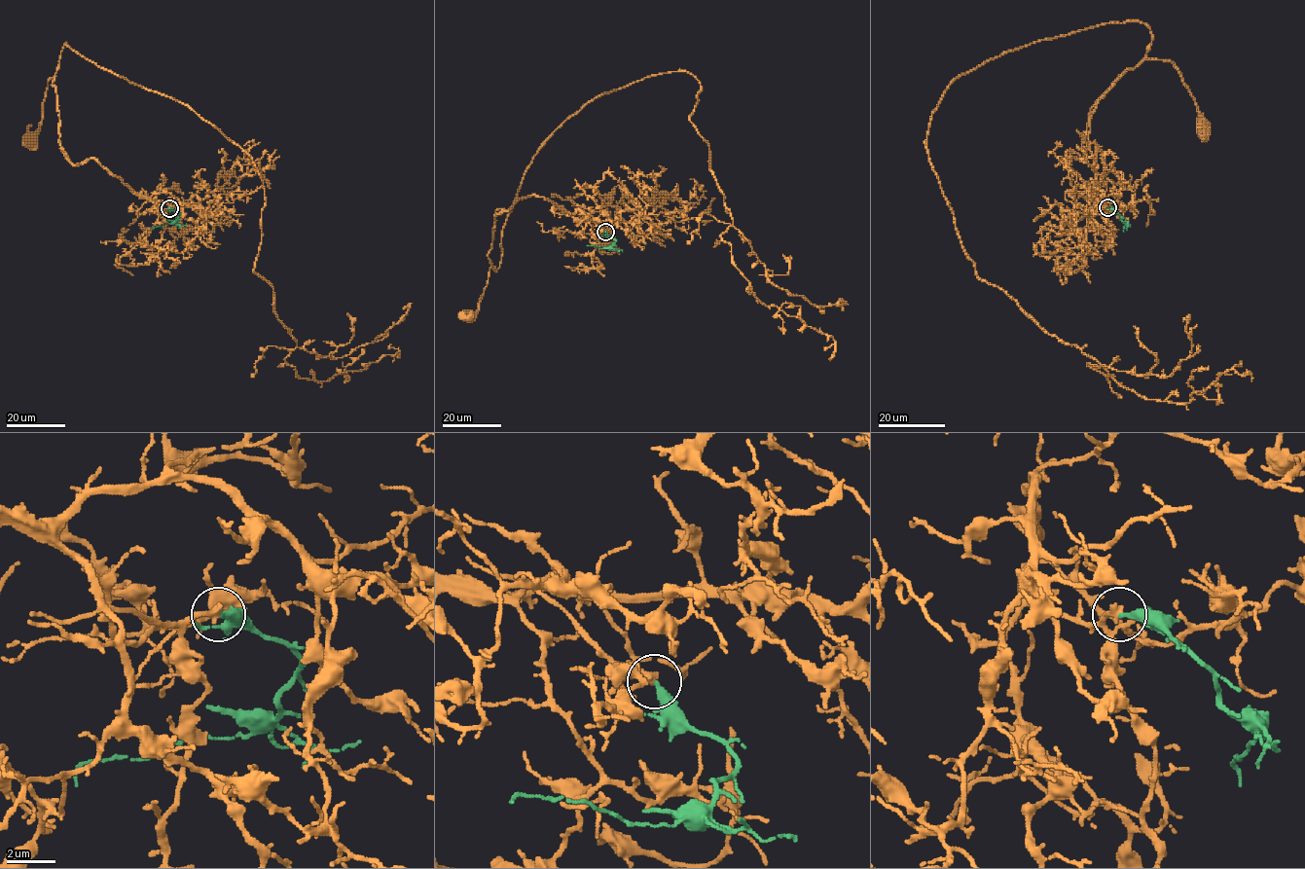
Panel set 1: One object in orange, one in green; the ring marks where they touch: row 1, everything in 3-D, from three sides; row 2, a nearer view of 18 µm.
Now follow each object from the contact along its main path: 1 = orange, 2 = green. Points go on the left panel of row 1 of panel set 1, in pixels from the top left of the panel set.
1: (168, 208), (138, 197), (94, 160), (73, 164), (67, 159), (54, 77), (29, 141)
2: (168, 208), (179, 214), (175, 222), (153, 227), (152, 230)

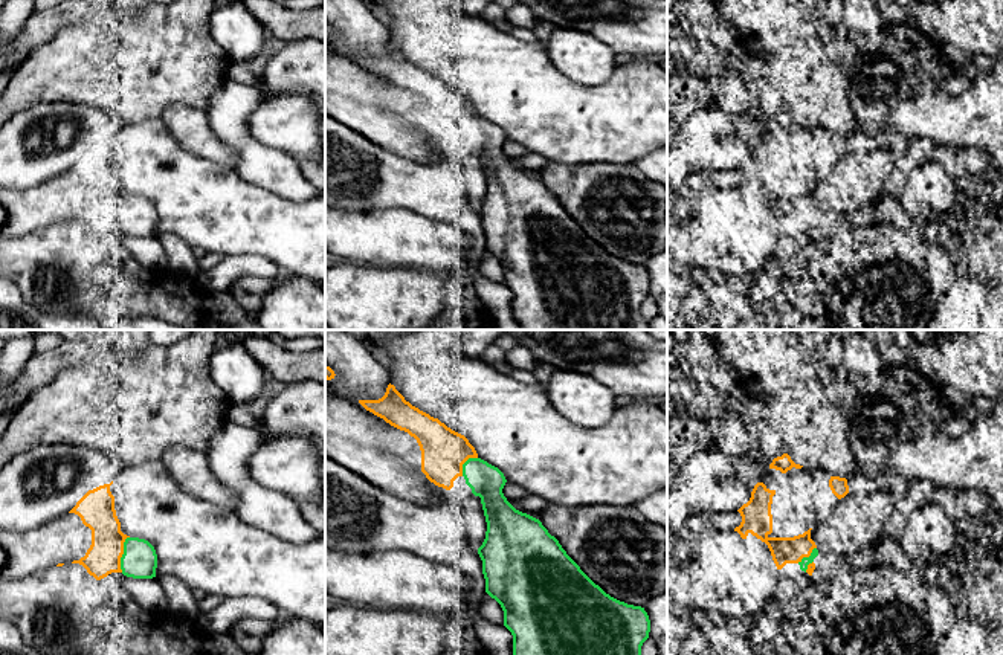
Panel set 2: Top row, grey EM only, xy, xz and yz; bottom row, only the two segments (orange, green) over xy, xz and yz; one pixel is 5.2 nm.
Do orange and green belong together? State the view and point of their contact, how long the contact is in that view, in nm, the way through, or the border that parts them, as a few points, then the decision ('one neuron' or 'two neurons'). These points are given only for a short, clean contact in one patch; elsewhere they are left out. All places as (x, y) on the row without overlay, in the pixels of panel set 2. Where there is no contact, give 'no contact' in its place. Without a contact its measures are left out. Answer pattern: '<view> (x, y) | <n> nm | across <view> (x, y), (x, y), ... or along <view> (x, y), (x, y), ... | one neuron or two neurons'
xy (122, 211) | 200 nm | one neuron

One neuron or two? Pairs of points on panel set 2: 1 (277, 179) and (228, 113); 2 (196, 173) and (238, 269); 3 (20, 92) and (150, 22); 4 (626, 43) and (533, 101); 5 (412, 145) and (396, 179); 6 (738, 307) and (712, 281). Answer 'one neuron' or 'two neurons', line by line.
1: one neuron
2: two neurons
3: one neuron
4: two neurons
5: two neurons
6: one neuron

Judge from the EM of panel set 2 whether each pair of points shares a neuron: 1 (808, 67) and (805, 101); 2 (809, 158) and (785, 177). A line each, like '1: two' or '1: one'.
1: one
2: one

